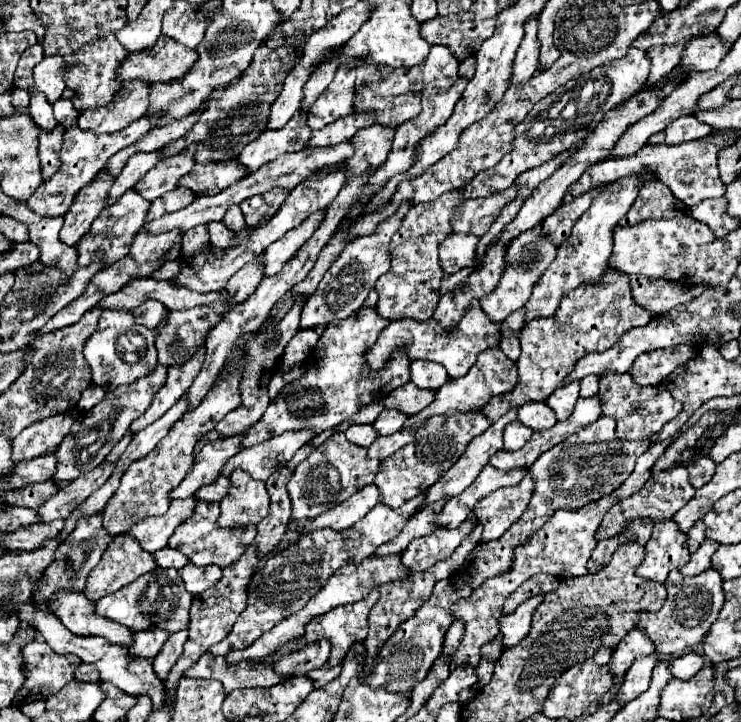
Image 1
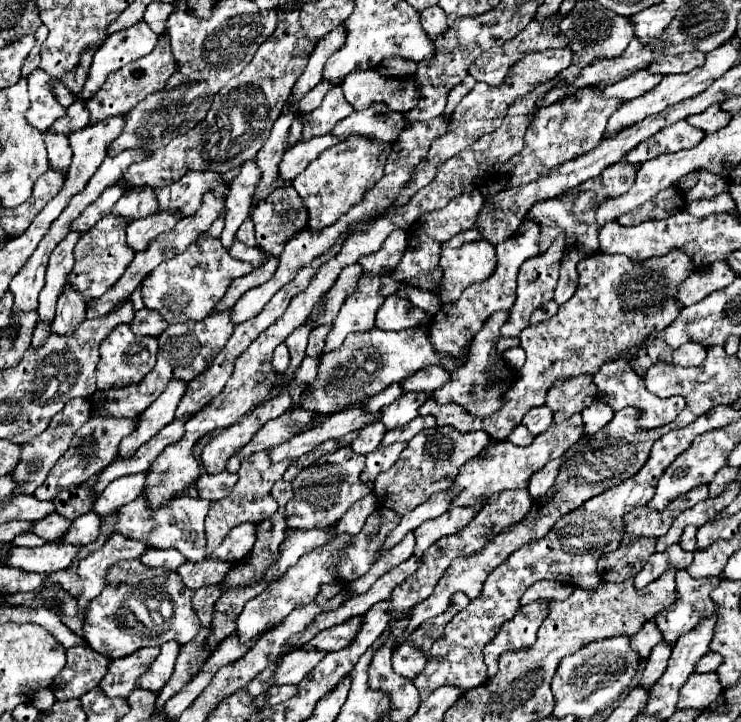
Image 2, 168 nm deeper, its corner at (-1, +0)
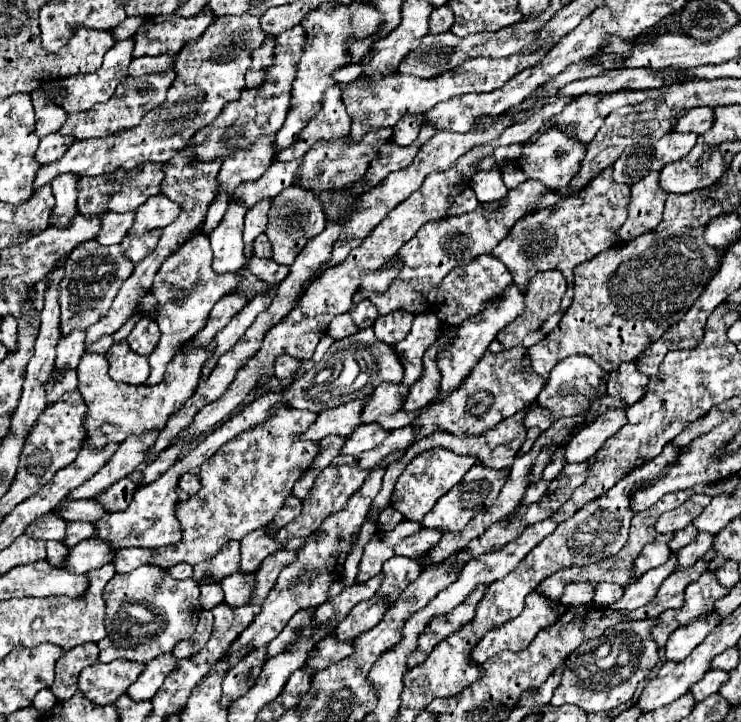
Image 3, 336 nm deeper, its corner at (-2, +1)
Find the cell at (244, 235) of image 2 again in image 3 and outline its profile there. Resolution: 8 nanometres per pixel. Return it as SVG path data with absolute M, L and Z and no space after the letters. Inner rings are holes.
M262 234L262 236L256 238L256 242L254 242L254 254L258 258L272 258L272 244L270 244L270 240L268 240L266 234Z

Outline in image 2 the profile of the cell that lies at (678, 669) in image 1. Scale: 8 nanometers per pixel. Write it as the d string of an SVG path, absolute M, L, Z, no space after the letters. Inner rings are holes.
M709 651L705 653L705 657L701 657L701 661L697 661L697 673L709 673L709 671L715 671L719 665L721 665L723 657L719 657L717 653Z

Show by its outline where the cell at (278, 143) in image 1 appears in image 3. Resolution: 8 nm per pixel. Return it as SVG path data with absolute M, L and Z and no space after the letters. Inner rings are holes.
M236 200L230 202L230 208L218 228L210 234L212 242L212 268L218 274L226 272L238 272L244 268L244 244L242 244L242 220L244 220L246 208L238 204Z

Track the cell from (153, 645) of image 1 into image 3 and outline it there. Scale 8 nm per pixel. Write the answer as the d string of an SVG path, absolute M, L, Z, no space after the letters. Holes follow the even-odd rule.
M114 660L110 664L98 662L78 674L78 690L92 704L114 704L118 696L126 694L128 686L142 674L144 664L130 660Z

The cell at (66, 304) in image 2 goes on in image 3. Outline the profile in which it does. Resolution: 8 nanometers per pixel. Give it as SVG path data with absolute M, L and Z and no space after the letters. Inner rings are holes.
M74 330L68 336L62 336L56 346L56 378L62 378L62 372L76 370L84 350L84 330Z

